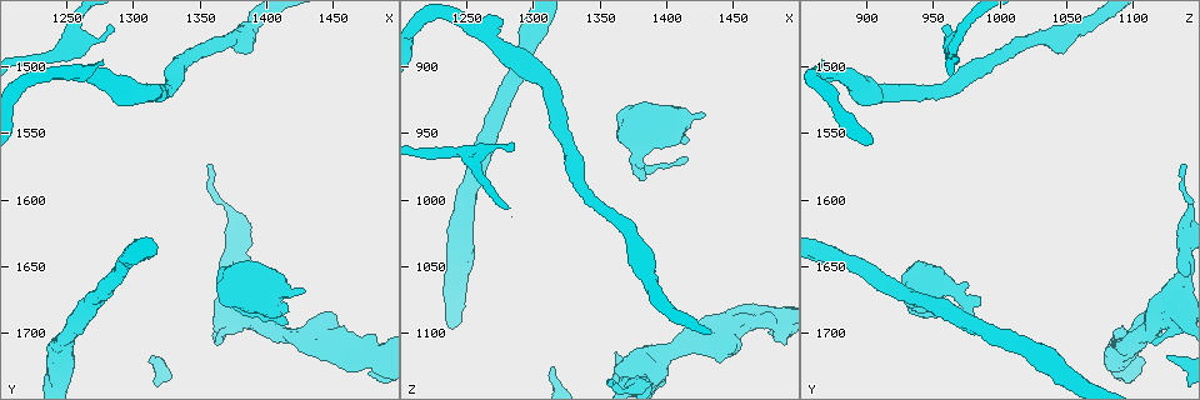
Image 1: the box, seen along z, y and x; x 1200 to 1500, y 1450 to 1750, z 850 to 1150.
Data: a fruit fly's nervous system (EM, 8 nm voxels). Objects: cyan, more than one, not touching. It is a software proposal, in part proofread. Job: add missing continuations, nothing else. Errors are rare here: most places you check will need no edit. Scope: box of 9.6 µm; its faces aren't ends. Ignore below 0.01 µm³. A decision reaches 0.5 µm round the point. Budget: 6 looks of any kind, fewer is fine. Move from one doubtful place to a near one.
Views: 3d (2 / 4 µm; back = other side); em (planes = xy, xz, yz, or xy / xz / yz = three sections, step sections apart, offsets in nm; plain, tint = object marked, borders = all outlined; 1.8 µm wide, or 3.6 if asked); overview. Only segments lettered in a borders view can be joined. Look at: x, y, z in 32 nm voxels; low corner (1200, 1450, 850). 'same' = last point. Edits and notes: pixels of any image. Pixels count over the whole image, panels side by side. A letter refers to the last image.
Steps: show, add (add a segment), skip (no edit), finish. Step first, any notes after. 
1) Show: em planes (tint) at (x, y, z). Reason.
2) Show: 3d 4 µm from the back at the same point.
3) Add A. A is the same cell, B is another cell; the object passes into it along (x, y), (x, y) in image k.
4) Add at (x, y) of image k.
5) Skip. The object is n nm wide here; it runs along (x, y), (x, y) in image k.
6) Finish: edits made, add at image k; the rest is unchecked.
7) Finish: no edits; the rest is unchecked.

Show: em planes (borders) at (1264, 1492, 960). Branch stops here.

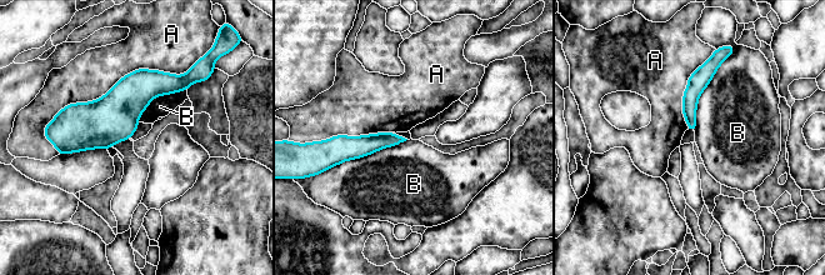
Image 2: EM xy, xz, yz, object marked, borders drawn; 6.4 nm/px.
Skip. A and B are other cells; it runs along (181, 81), (140, 86), (61, 151) in image 2; none of them fits.

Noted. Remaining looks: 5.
Show: em 3.6 µm planes (borders) at (1314, 1718, 1124). End of a long branch.

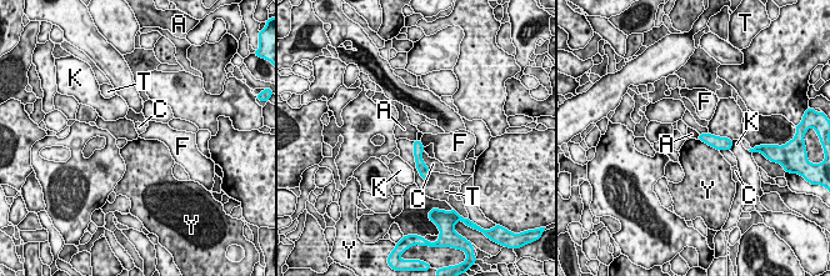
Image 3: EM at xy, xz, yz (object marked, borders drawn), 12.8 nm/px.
Skip. A, C, F, K, T and Y are other cells; a border runs along (699, 134), (698, 139) in image 3; no lettered segment goes on from it.

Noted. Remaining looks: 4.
Show: 3d 4 µm at (1450, 1694, 1110). Abrupt turn.

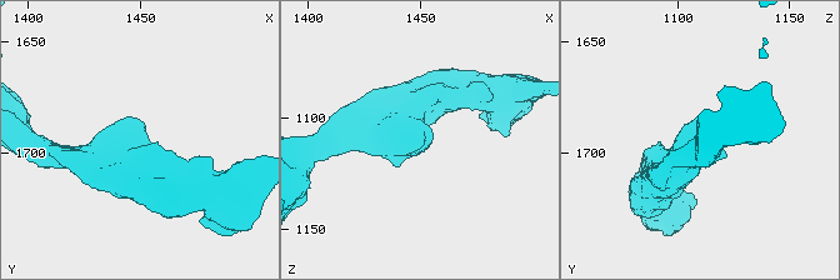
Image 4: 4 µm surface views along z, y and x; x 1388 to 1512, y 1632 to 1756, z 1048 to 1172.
Show: em planes (borders) at (1452, 1692, 1111). Need the tissue.

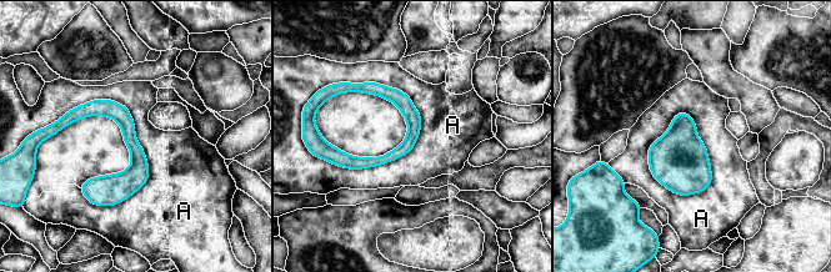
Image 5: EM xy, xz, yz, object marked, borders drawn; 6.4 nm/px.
Skip. A is another cell; a border runs along (46, 126), (121, 104), (149, 179) in image 5; none of them fits.

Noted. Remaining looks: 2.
Finish: no edits; the rest is unchecked.

